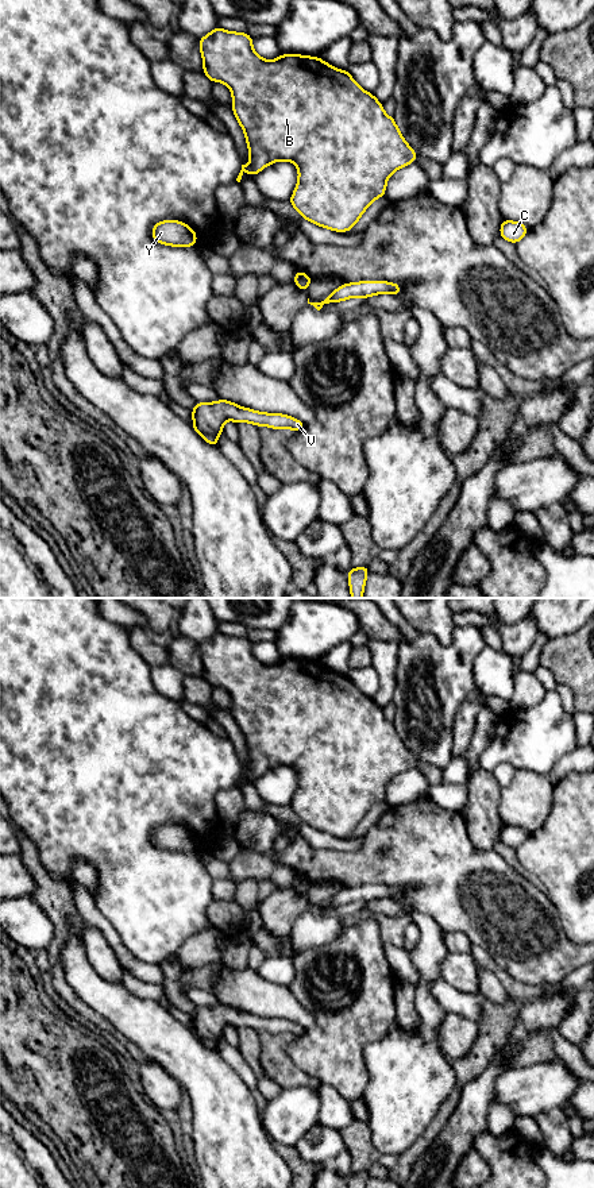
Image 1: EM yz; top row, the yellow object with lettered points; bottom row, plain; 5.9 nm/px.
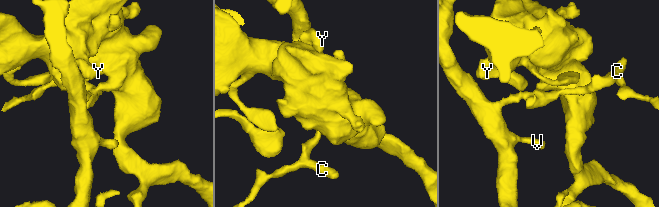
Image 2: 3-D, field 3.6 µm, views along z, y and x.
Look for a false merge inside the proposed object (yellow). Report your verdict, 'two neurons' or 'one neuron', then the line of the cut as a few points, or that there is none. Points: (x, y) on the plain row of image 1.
two neurons; cut in yz along (297, 888), (307, 891)

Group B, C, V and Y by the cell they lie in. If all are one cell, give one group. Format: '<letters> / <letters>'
B Y / C V

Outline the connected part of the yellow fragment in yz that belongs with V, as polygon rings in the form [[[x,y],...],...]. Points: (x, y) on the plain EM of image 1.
[[[219,1004],[216,1007],[196,1007],[190,1015],[193,1021],[192,1031],[211,1050],[217,1052],[217,1044],[223,1038],[227,1025],[239,1027],[252,1027],[258,1033],[262,1030],[273,1034],[302,1035],[305,1029],[294,1022],[282,1018],[263,1018],[250,1012],[240,1012],[238,1008]]]

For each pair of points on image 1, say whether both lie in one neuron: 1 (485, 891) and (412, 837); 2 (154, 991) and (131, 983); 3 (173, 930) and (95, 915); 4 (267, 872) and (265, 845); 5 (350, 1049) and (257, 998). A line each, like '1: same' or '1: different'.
1: same
2: same
3: different
4: different
5: different

